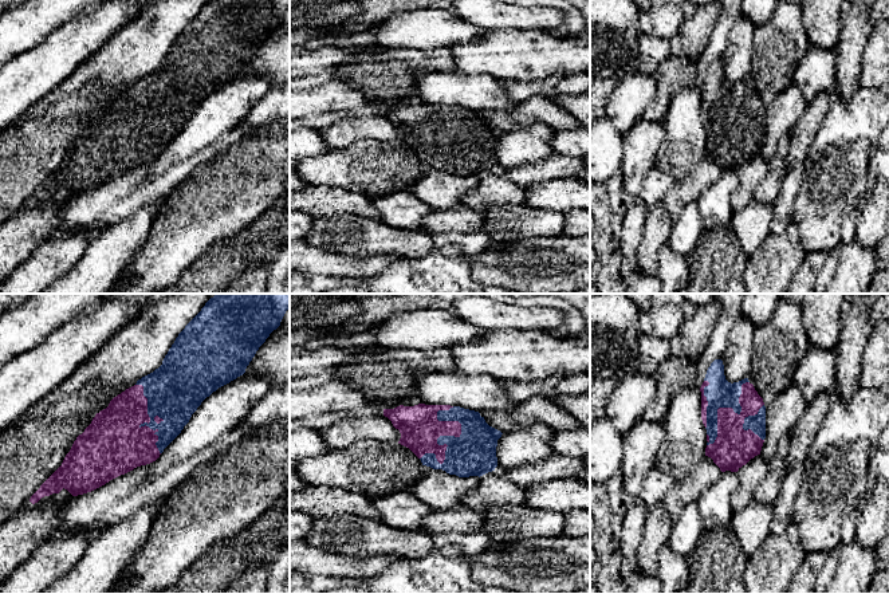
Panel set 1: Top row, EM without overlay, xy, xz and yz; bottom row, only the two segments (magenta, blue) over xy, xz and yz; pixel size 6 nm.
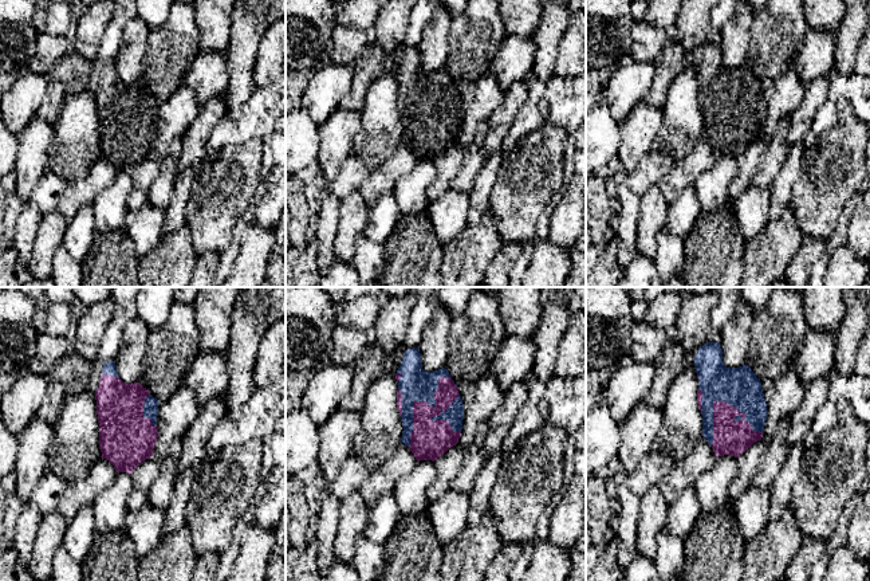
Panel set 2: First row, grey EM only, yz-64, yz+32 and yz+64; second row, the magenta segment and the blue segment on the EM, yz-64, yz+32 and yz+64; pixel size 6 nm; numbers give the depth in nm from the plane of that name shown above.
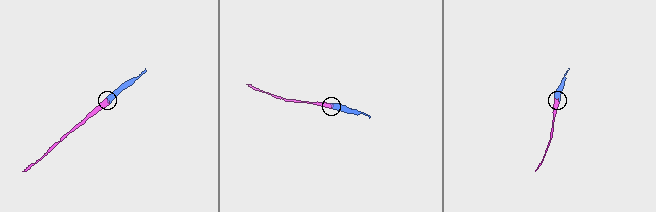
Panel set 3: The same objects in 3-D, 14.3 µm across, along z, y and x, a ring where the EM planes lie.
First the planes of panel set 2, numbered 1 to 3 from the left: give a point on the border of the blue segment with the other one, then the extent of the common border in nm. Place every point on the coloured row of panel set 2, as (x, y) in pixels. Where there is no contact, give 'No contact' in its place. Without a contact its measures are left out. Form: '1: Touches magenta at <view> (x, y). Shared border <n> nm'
1: Touches magenta at yz-64 (142, 411). Shared border 200 nm
2: Touches magenta at yz+32 (420, 401). Shared border 500 nm
3: Touches magenta at yz+64 (737, 411). Shared border 360 nm

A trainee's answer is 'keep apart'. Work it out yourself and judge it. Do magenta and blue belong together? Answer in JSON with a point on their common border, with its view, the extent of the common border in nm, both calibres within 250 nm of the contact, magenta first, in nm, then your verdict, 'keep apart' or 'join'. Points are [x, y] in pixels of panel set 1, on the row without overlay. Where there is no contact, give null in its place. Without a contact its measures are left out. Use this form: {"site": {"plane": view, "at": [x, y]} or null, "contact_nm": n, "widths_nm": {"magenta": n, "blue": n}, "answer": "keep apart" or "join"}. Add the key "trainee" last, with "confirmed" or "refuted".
{"site": {"plane": "xz", "at": [448, 134]}, "contact_nm": 380, "widths_nm": {"magenta": 240, "blue": 280}, "answer": "join", "trainee": "refuted"}

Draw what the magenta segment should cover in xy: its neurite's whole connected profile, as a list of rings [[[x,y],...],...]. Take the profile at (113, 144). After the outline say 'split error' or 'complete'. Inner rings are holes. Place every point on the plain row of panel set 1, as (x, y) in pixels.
[[[208,0],[178,34],[162,64],[95,114],[74,141],[62,165],[29,201],[35,204],[63,188],[72,196],[83,194],[137,166],[156,161],[206,97],[245,72],[256,51],[280,25],[288,8],[290,0]]]; split error

